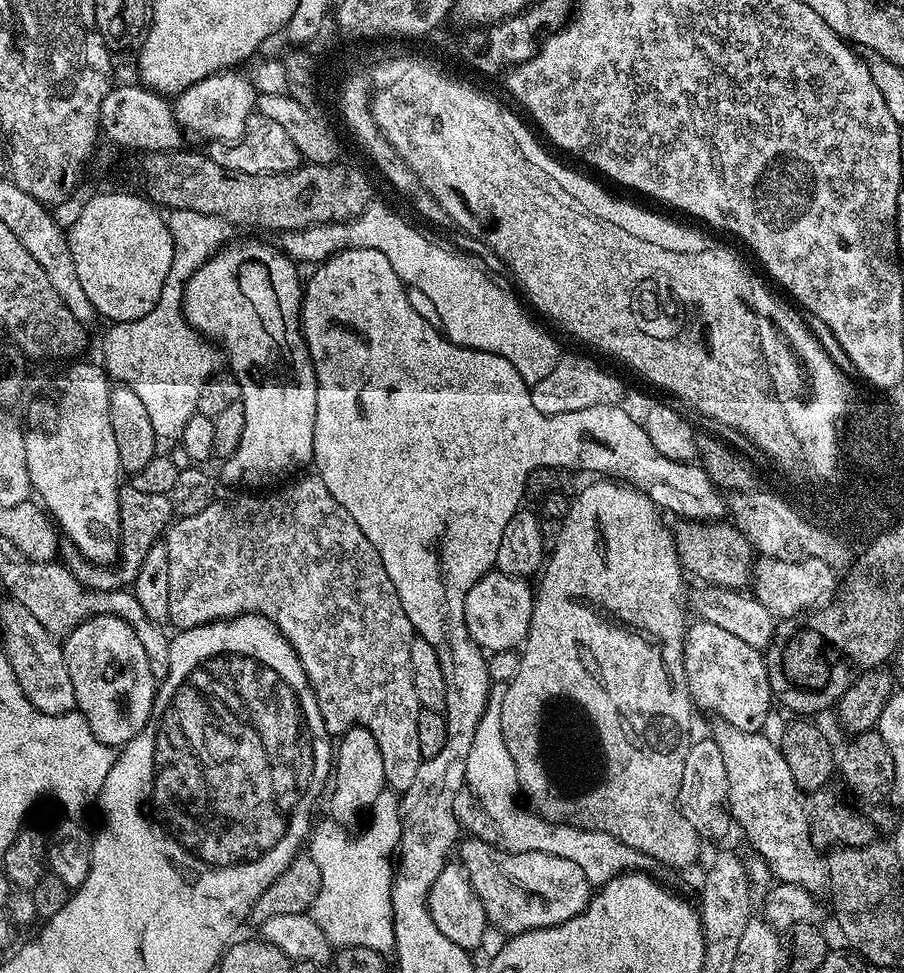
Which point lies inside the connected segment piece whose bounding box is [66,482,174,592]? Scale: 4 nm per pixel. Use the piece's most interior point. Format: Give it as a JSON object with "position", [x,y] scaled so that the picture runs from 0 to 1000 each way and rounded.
{"position":[159,532]}

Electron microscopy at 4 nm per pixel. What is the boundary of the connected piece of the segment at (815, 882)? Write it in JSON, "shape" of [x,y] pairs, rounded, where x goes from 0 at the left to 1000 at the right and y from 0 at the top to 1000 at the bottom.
{"shape":[[[792,742],[792,745],[789,746],[788,752],[785,752],[785,760],[794,767],[794,771],[799,771],[799,784],[803,786],[803,800],[805,801],[805,834],[809,835],[811,844],[816,845],[816,851],[823,854],[823,859],[825,862],[832,866],[832,872],[837,881],[844,884],[851,897],[862,908],[864,909],[890,909],[896,913],[905,913],[907,909],[912,906],[912,891],[907,884],[904,884],[902,876],[898,874],[898,868],[894,866],[894,852],[890,851],[890,845],[888,839],[885,837],[884,826],[881,825],[881,814],[877,810],[878,807],[878,795],[874,795],[874,787],[869,787],[869,779],[863,773],[862,768],[857,764],[854,765],[852,762],[845,757],[845,754],[841,752],[822,752],[816,750],[812,746],[802,744],[800,742]]]}

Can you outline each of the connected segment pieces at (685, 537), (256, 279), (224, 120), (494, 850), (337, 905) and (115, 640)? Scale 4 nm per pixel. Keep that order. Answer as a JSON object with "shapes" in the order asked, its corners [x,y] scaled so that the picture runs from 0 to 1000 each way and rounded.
{"shapes":[[[[752,536],[746,543],[748,567],[752,570],[753,581],[762,593],[771,592],[771,597],[780,600],[793,600],[800,604],[823,606],[834,596],[834,566],[831,558],[809,536]]],[[[259,247],[249,250],[209,286],[204,296],[204,326],[222,345],[242,355],[251,377],[263,388],[272,442],[268,442],[261,466],[247,474],[248,493],[262,497],[265,504],[283,504],[287,497],[299,496],[301,489],[346,476],[350,385],[332,332],[334,284],[332,288],[329,272],[309,254],[300,255],[288,247]]],[[[249,72],[238,78],[229,78],[223,84],[212,86],[205,95],[199,96],[192,103],[192,114],[195,126],[208,132],[212,136],[219,136],[235,146],[260,146],[270,137],[270,132],[274,128],[274,122],[283,115],[283,104],[285,102],[285,91],[278,81],[263,78],[259,72]]],[[[521,861],[514,864],[507,872],[508,887],[533,927],[541,951],[553,954],[559,960],[590,958],[592,954],[611,954],[626,948],[645,937],[657,920],[657,910],[648,902],[644,890],[631,886],[631,882],[617,882],[617,878],[564,876]]],[[[433,812],[425,813],[412,825],[409,838],[412,844],[404,849],[399,859],[384,859],[381,856],[384,854],[371,845],[351,846],[344,852],[338,872],[354,895],[354,914],[350,926],[344,931],[343,940],[356,956],[356,960],[361,960],[363,969],[368,972],[408,974],[415,978],[428,979],[438,973],[434,951],[434,897],[436,895],[434,883],[442,862],[442,823],[439,815]]],[[[102,633],[70,655],[69,665],[73,689],[77,689],[77,701],[82,701],[84,728],[95,738],[100,750],[104,750],[104,758],[125,767],[143,765],[167,738],[168,723],[173,719],[175,706],[166,689],[166,680],[162,676],[162,668],[157,668],[157,660],[153,660],[153,652],[148,652],[146,644],[129,633]]]]}

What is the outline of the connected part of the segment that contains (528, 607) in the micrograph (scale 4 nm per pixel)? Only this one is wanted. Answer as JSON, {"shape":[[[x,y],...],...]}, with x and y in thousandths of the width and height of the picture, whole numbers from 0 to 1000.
{"shape":[[[551,586],[539,588],[515,610],[513,638],[520,656],[537,671],[564,670],[584,657],[584,640],[588,638],[591,604],[583,595],[561,592]]]}

